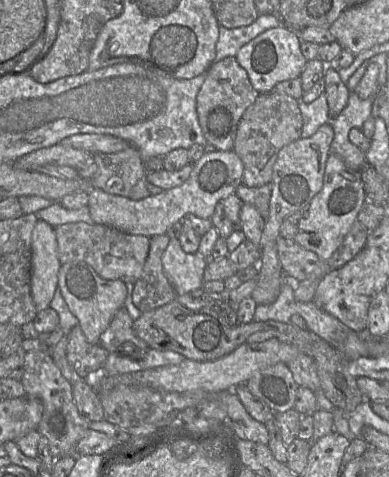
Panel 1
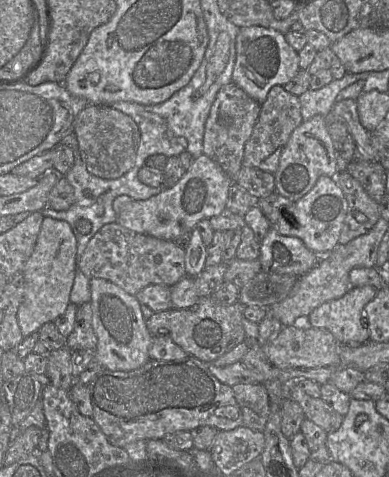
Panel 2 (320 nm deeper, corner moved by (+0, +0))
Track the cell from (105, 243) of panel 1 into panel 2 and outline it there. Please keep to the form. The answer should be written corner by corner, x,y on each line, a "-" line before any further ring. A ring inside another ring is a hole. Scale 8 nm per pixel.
118,223
104,225
89,240
77,261
77,269
88,279
104,279
135,296
149,285
172,287
186,276
185,251
173,241
135,233

